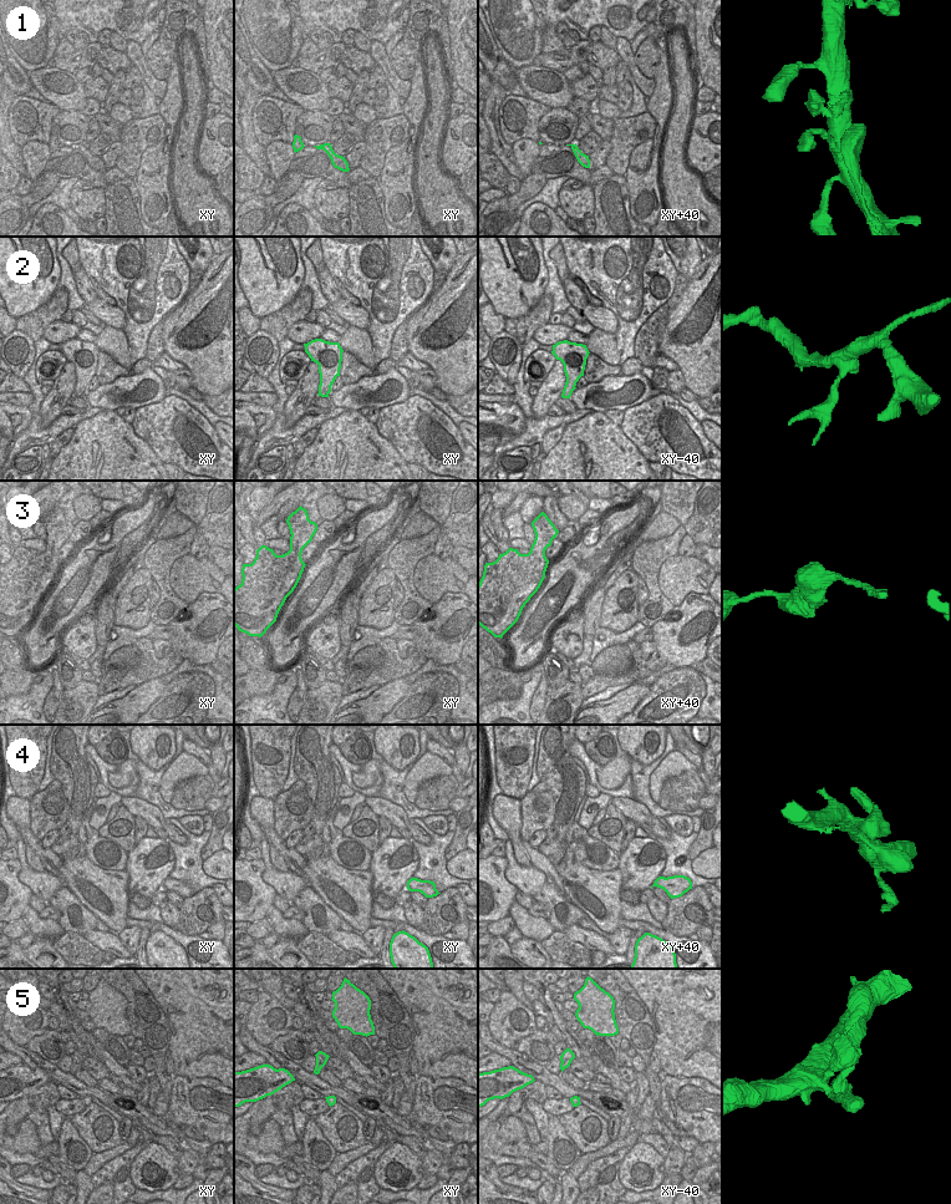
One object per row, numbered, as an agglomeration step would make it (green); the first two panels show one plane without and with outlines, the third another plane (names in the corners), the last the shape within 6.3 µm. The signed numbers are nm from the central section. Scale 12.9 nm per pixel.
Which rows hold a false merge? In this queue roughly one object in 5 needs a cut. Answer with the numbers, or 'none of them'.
none of them

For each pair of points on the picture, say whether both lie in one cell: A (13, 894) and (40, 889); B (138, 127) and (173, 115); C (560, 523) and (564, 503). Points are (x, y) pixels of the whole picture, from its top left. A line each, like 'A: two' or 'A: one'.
A: two
B: two
C: two

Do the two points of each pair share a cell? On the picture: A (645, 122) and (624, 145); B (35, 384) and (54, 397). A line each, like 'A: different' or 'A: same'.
A: same
B: different

